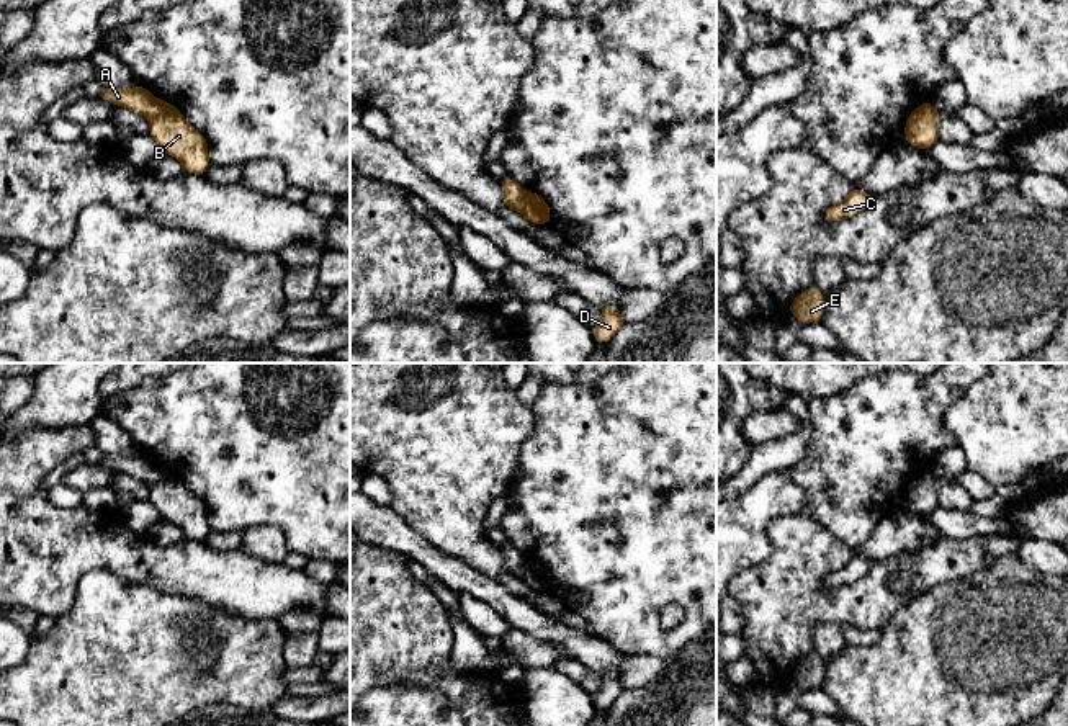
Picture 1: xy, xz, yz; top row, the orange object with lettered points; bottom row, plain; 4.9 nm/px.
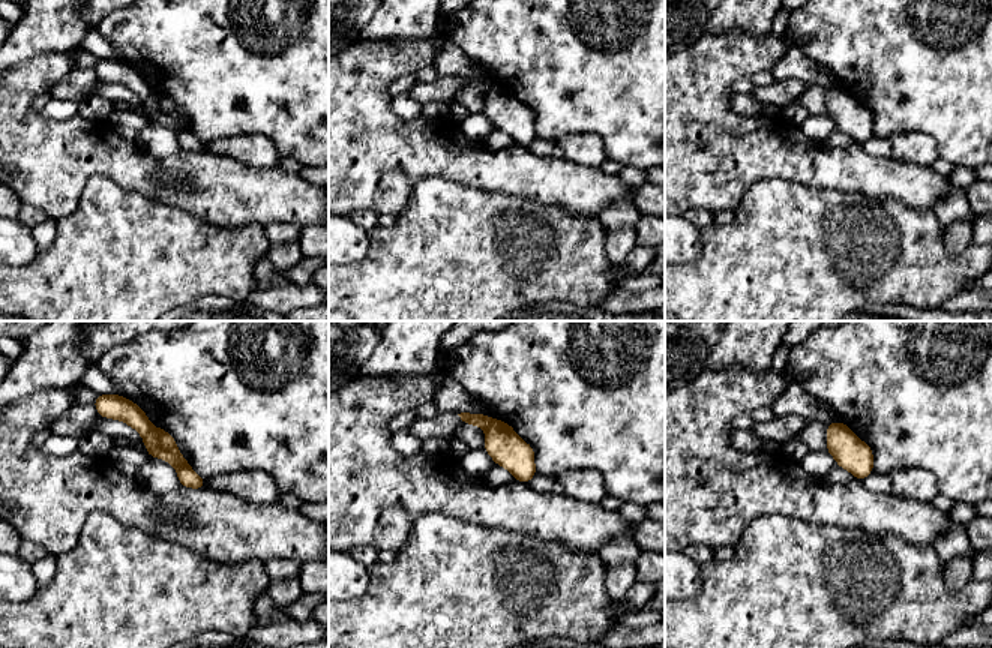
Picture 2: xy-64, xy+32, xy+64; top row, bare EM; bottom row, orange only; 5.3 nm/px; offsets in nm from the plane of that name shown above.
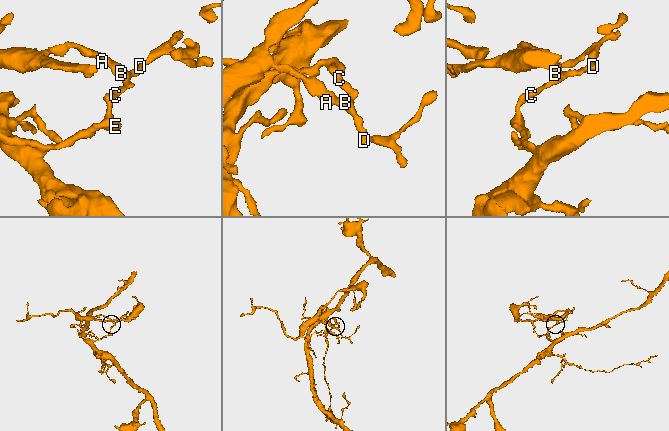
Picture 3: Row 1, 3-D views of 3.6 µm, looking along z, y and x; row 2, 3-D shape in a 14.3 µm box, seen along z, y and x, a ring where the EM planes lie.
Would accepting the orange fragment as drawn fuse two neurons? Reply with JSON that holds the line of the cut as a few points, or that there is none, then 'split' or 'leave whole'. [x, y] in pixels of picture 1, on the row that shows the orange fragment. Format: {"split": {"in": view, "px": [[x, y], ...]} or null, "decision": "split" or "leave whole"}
{"split": {"in": "xz", "px": [[524, 192], [522, 213]]}, "decision": "split"}

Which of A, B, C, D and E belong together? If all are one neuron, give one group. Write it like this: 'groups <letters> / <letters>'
groups A / B C D E

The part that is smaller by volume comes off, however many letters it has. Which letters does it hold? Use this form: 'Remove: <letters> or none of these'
Remove: A

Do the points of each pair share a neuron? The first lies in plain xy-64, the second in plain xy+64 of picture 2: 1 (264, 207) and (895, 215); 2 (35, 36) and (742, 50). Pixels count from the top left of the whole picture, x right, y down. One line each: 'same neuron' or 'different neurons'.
1: different neurons
2: different neurons

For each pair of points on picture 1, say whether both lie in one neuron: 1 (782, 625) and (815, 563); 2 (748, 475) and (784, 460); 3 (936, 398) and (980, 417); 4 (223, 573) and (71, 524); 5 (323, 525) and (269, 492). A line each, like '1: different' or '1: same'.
1: same
2: same
3: different
4: same
5: same

